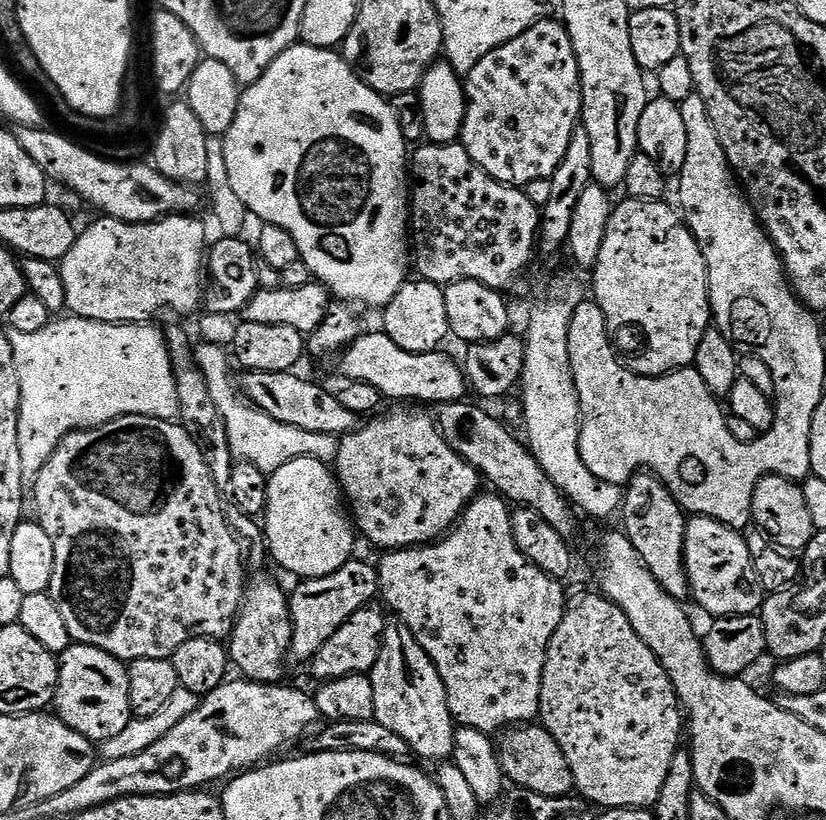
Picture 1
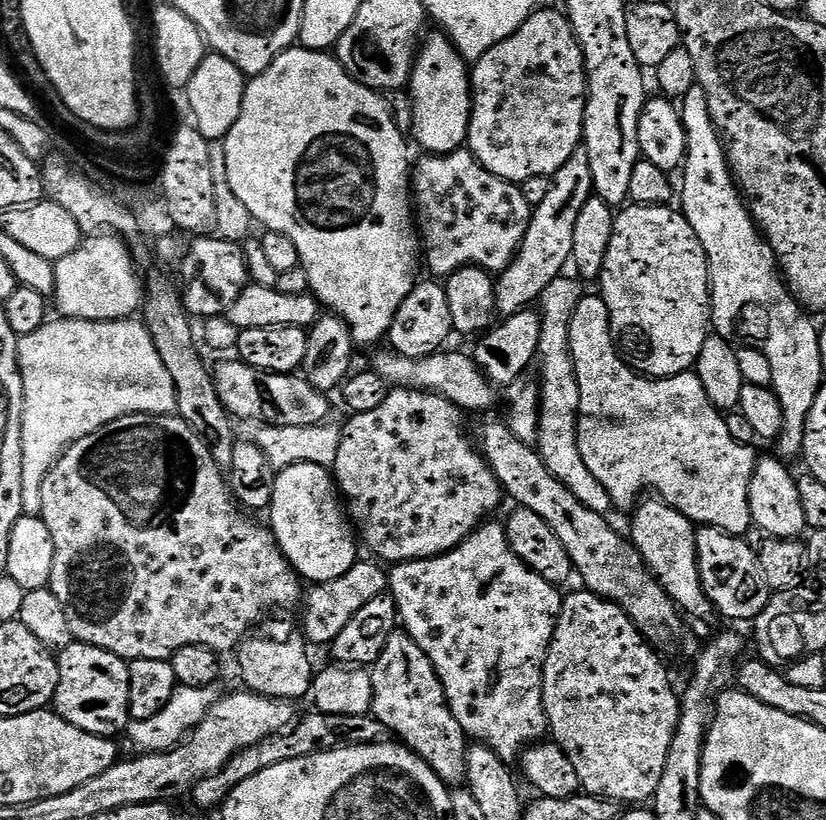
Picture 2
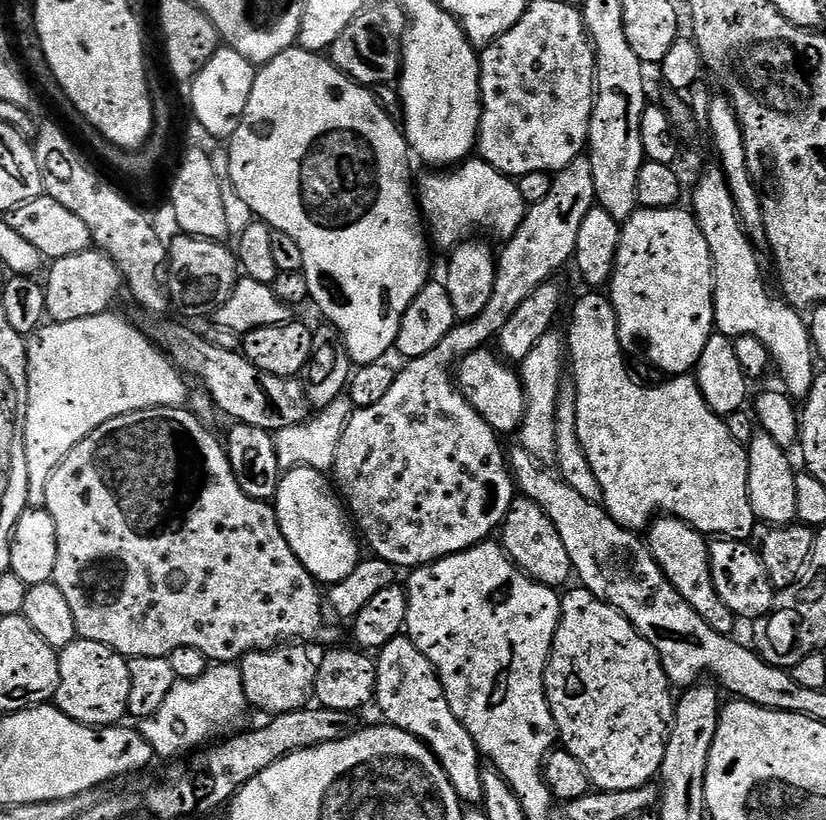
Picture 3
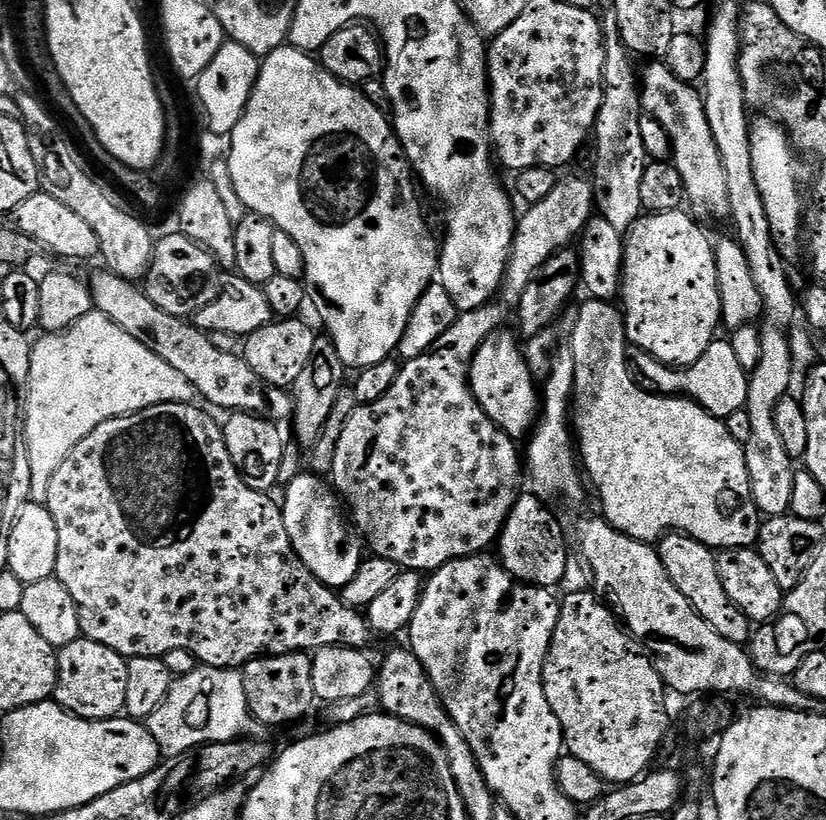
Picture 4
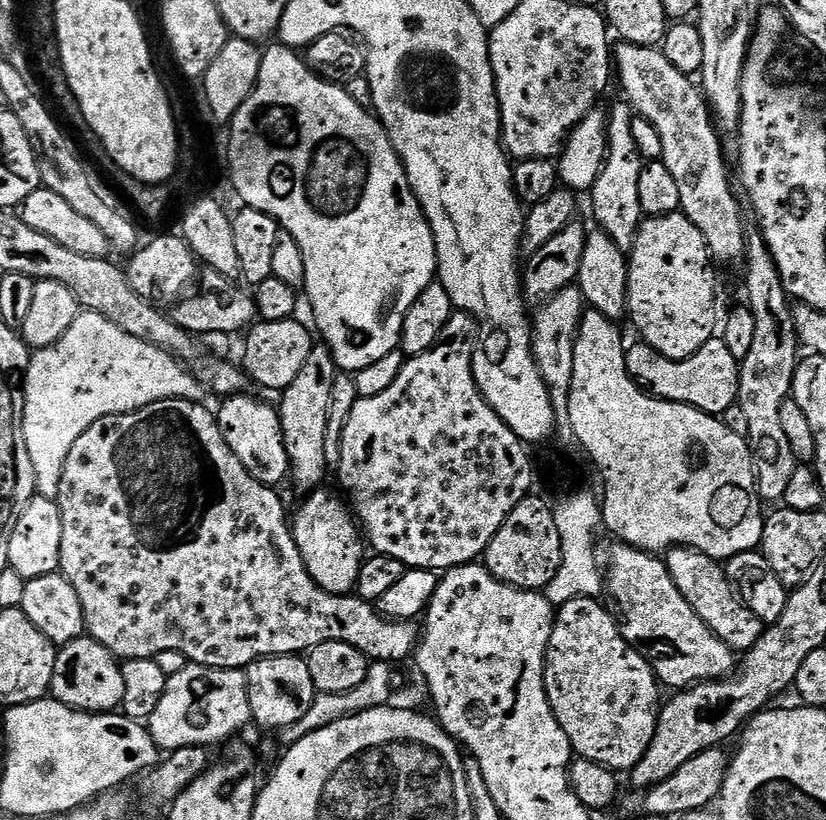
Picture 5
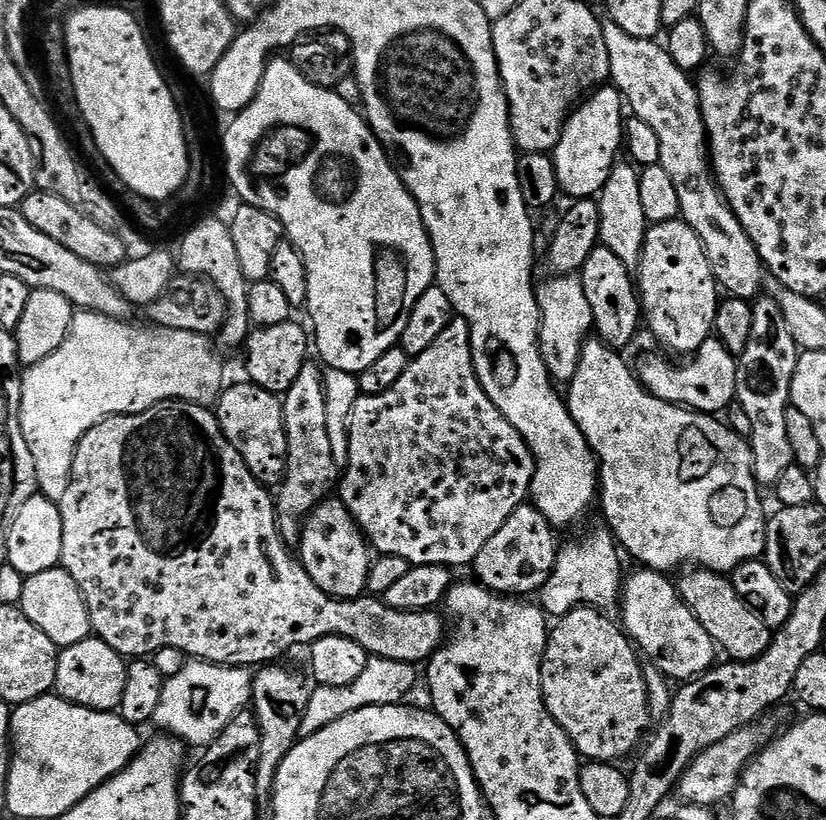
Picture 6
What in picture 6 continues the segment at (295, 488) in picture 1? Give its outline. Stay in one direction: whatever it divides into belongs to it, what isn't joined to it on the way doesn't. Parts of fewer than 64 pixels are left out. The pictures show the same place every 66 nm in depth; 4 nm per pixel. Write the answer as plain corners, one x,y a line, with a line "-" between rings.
339,498
324,500
302,525
298,559
318,587
339,600
354,600
357,596
365,595
370,567
368,552
370,545
360,525

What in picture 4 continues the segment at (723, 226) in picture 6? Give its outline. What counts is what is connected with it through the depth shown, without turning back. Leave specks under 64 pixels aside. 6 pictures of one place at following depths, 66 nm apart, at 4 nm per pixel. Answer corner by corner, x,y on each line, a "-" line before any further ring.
652,62
638,76
640,107
654,117
670,134
672,143
671,163
682,174
684,195
693,217
705,216
708,220
728,220
730,194
726,194
726,170
722,170
722,158
706,118
704,97
693,85
682,82
663,62

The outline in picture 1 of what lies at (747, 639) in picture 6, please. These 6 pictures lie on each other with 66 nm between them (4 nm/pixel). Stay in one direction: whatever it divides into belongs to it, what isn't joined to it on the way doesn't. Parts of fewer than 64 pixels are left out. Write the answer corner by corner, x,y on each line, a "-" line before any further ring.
641,470
628,481
624,492
622,531
628,541
638,550
642,562
654,574
654,578
676,600
689,599
688,571
684,565
684,543
689,517
680,503
672,497
672,491
665,486
659,476

